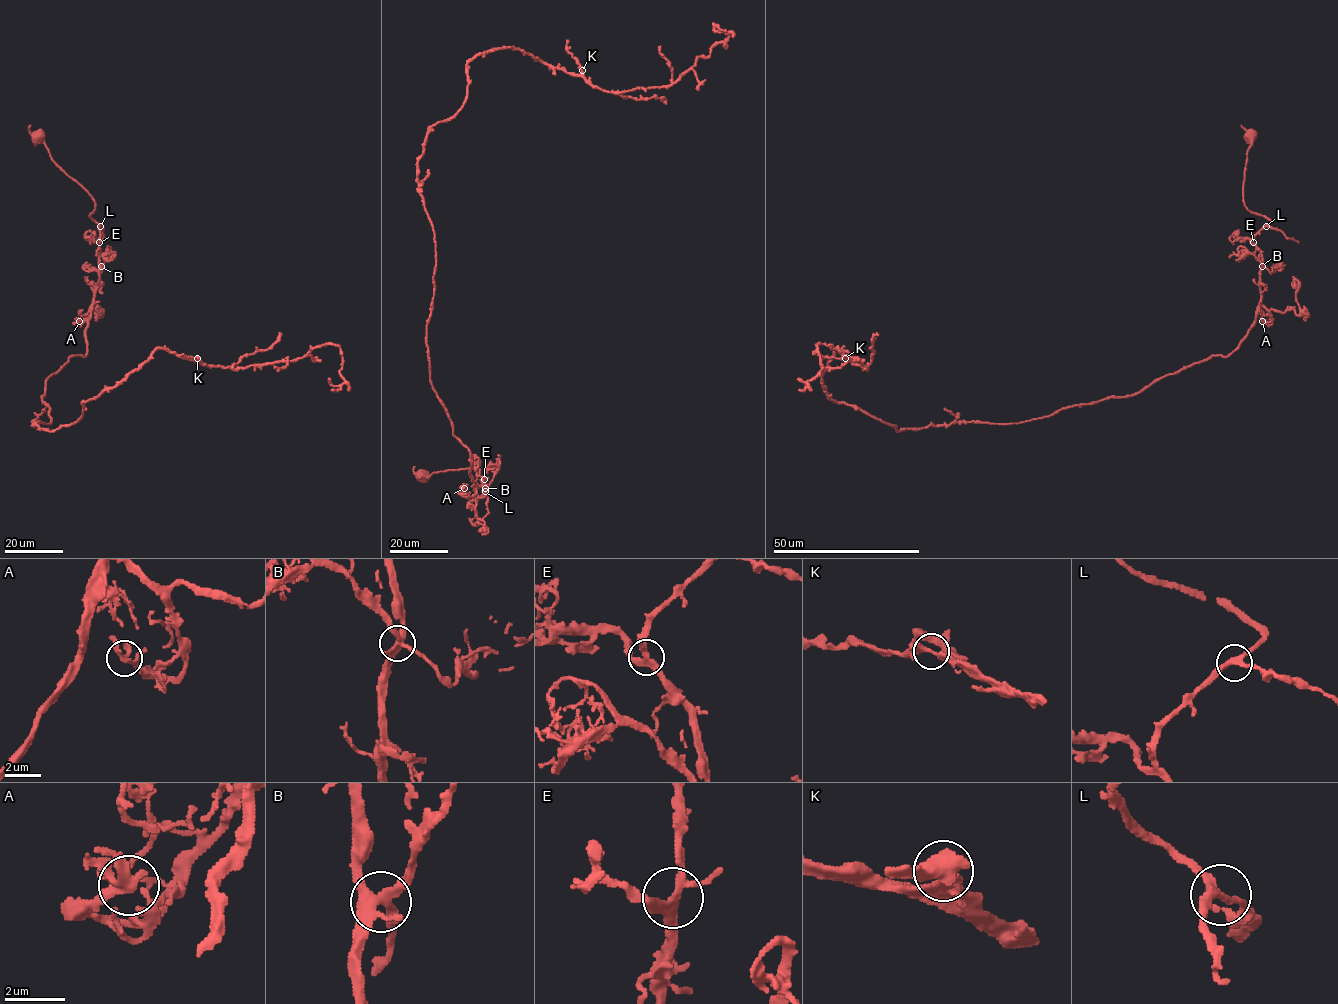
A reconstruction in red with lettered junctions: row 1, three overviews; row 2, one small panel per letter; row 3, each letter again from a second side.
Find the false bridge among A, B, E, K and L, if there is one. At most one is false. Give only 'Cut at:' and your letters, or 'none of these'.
Cut at: none of these

